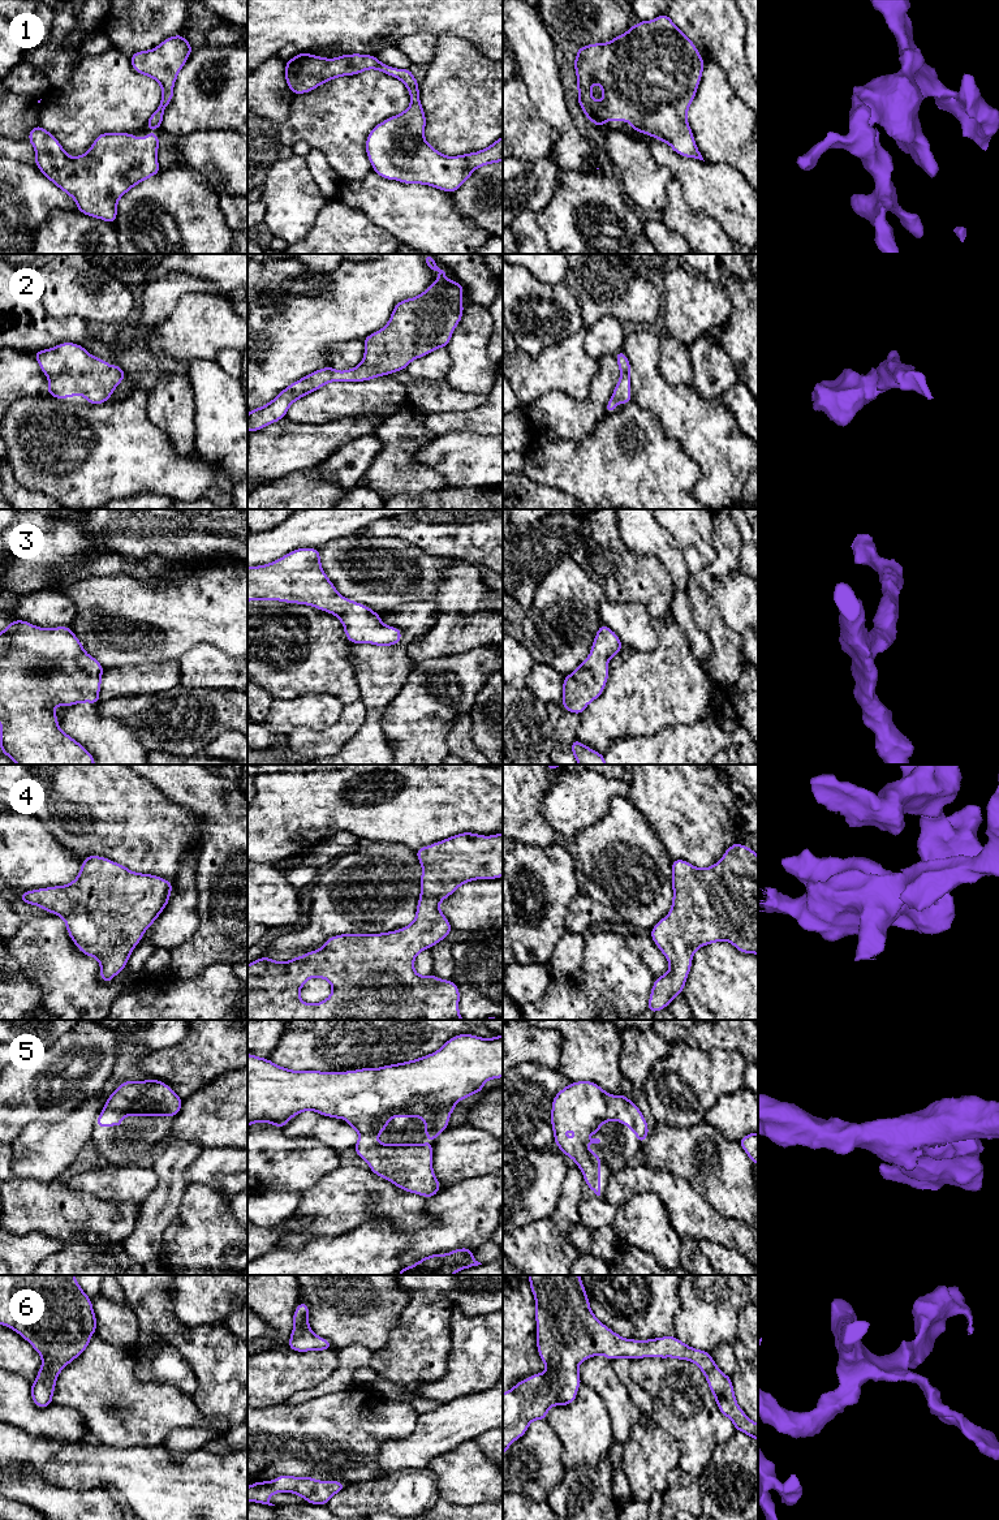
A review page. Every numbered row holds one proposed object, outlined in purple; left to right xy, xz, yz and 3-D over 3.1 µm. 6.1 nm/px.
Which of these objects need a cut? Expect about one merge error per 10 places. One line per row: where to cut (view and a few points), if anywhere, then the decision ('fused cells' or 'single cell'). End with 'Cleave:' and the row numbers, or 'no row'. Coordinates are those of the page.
1: no cut | single cell
2: no cut | single cell
3: no cut | single cell
4: no cut | single cell
5: no cut | single cell
6: no cut | single cell
Cleave: no row

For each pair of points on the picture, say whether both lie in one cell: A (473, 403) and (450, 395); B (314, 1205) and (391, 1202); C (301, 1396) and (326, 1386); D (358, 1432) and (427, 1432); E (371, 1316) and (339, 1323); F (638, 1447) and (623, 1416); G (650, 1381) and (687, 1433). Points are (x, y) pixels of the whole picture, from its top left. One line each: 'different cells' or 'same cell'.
A: same cell
B: same cell
C: same cell
D: different cells
E: same cell
F: different cells
G: same cell

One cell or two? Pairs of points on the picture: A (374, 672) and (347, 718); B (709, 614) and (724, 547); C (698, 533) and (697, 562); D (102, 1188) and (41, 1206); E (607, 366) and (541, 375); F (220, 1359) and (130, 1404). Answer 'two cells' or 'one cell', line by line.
A: two cells
B: one cell
C: one cell
D: two cells
E: two cells
F: two cells

